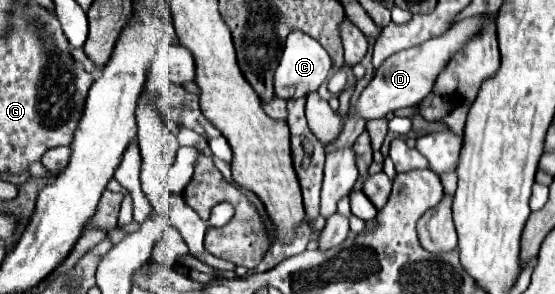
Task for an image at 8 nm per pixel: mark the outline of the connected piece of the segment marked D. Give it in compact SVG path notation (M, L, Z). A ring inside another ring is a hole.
M472 16L472 18L460 20L454 24L452 32L448 32L440 38L432 38L416 48L408 48L404 52L390 56L376 70L372 82L362 90L360 98L356 100L354 116L362 118L362 120L372 120L372 118L384 118L398 108L416 106L424 96L428 96L432 92L434 80L440 74L440 68L444 68L444 64L452 56L452 52L456 52L456 48L460 48L460 44L464 44L464 40L468 40L468 36L472 36L480 28L480 20L482 20L482 16Z

